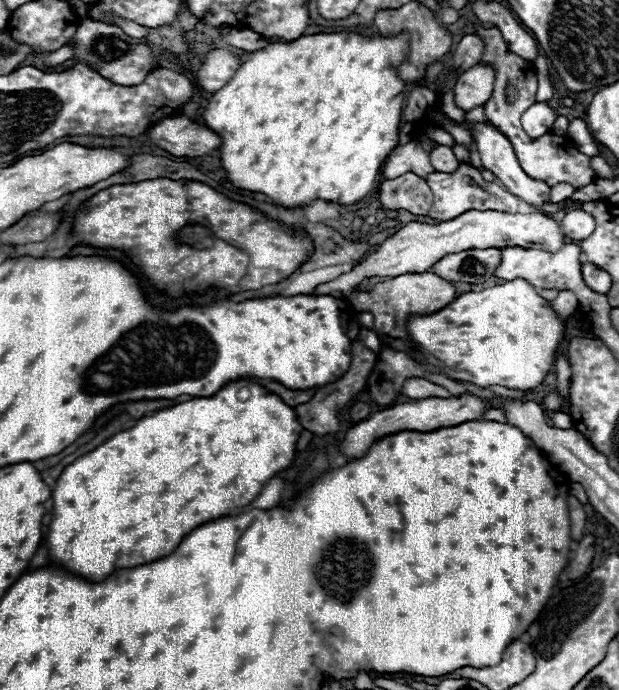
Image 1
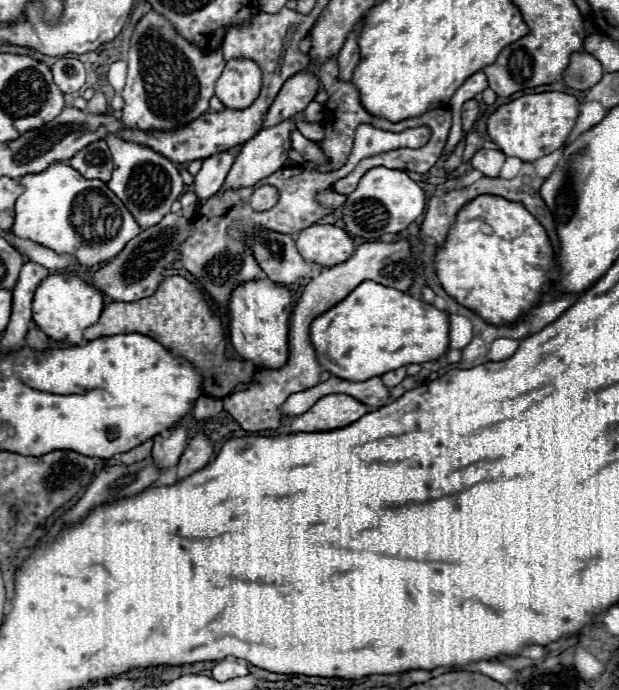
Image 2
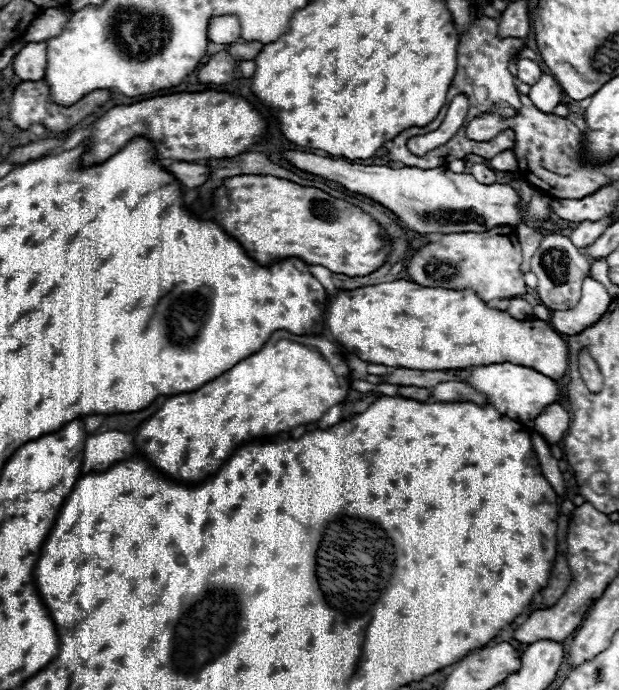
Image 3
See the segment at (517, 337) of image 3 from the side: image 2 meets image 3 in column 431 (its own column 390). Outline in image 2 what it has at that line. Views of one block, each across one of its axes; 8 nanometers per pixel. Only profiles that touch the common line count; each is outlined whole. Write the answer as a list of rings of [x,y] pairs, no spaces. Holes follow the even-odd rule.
[[[366,280],[356,286],[342,302],[318,316],[310,326],[310,340],[316,348],[320,364],[334,376],[344,380],[368,380],[382,376],[394,368],[438,360],[450,346],[450,316],[432,304],[420,302],[400,290]]]

